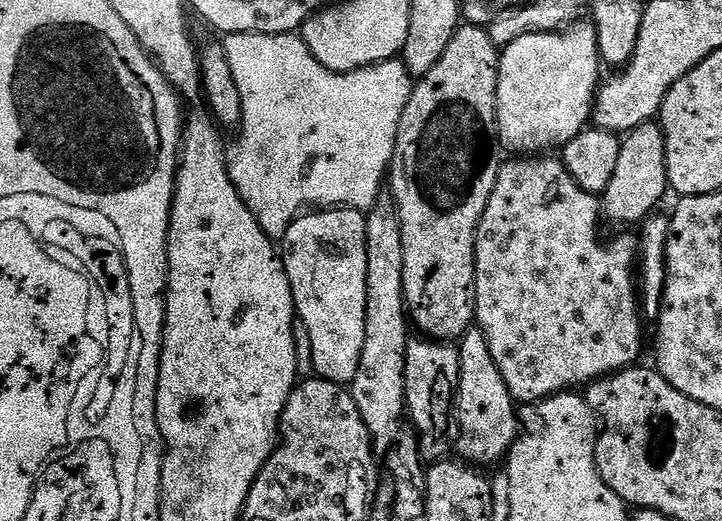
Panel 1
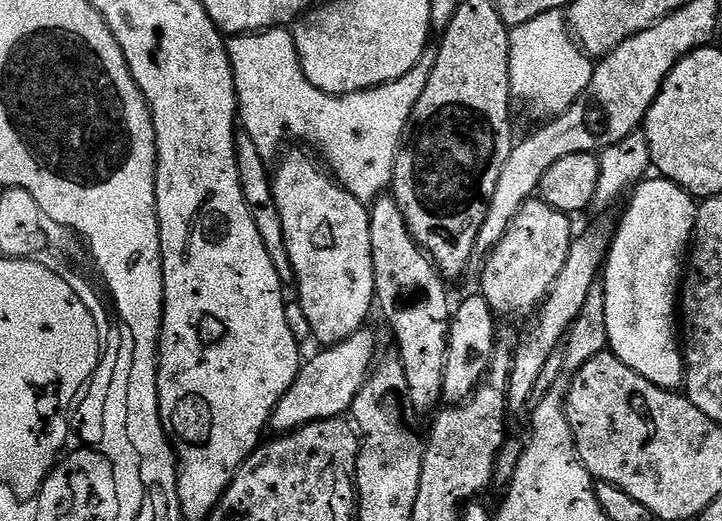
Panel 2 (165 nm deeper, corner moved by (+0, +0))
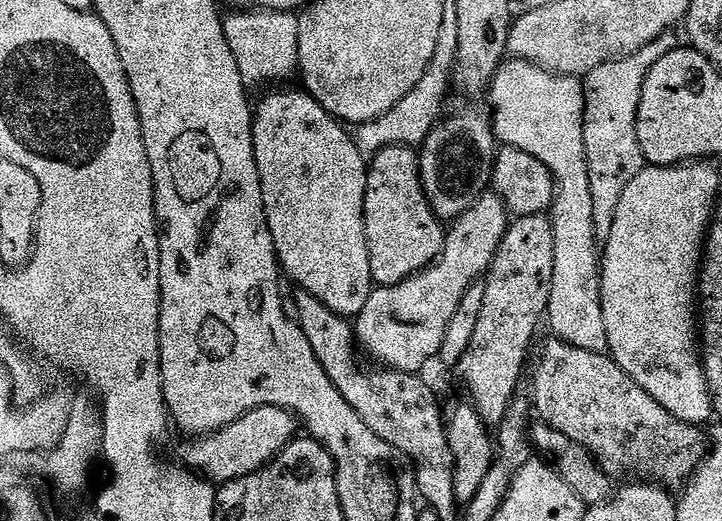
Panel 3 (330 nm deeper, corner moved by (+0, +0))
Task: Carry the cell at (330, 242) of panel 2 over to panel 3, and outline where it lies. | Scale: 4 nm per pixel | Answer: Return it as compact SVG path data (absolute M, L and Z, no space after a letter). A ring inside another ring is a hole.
M307 91L300 92L272 92L259 105L254 108L254 119L252 121L252 137L254 138L254 158L258 166L258 174L262 182L262 198L264 199L264 209L268 219L268 229L274 238L276 247L276 259L280 261L283 275L293 280L297 289L304 289L318 302L322 302L334 314L345 318L355 318L359 316L362 306L370 298L374 291L372 275L370 274L370 254L366 246L366 230L364 229L364 199L366 198L366 178L368 177L368 164L365 153L361 152L355 139L350 135L349 129L335 116L330 115L324 107L317 102L313 96L309 96Z

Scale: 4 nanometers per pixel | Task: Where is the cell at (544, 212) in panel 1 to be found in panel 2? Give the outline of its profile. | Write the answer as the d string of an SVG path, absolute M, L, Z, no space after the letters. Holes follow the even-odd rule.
M533 198L526 201L522 210L510 222L502 242L487 253L484 269L480 272L479 295L486 298L497 317L528 316L539 309L554 286L554 278L562 274L570 246L574 239L569 213L559 212L545 200Z

